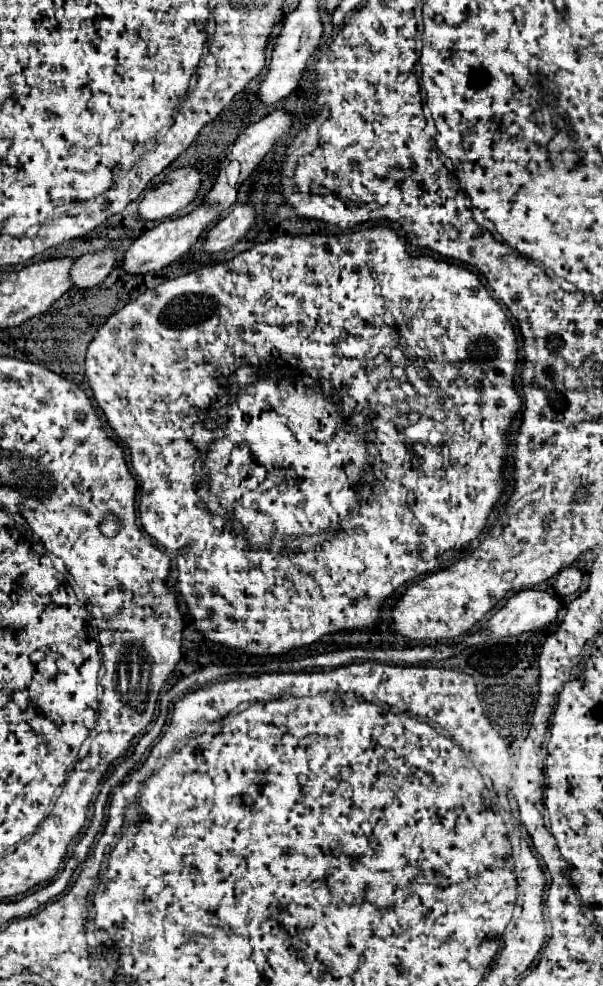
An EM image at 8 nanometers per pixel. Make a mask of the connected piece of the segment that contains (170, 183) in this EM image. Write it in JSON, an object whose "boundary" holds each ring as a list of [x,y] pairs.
{"boundary":[[[196,166],[168,170],[158,186],[144,192],[138,206],[138,216],[144,222],[156,222],[178,214],[196,200],[200,178],[202,174]]]}

